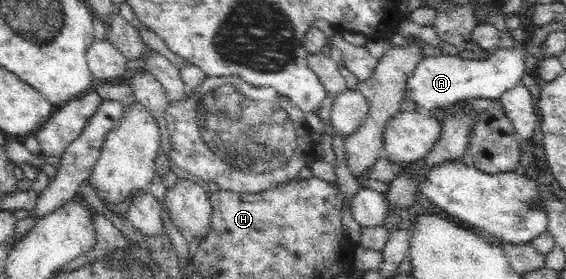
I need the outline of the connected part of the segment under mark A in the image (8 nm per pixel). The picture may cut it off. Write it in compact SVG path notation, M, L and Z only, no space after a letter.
M501 47L486 59L464 60L459 57L425 57L417 64L415 72L407 78L403 98L415 99L425 112L435 107L459 103L463 99L475 97L498 100L508 89L515 88L525 76L526 65L523 47Z

